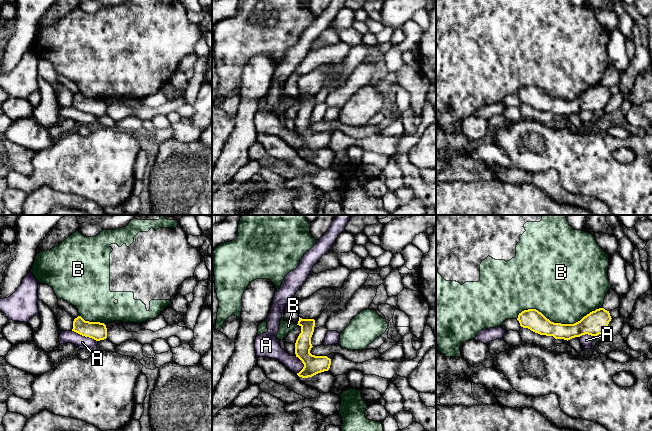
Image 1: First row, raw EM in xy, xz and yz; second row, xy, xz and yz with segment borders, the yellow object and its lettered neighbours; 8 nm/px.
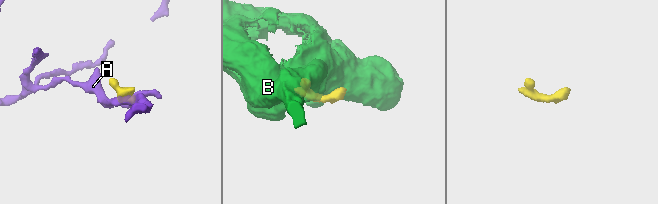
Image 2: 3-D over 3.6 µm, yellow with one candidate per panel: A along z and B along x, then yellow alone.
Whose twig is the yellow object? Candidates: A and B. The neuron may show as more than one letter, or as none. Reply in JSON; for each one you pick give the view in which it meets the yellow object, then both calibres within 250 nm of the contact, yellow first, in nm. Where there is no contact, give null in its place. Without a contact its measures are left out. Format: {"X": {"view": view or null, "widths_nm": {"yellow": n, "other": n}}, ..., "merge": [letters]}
{"merge": []}

